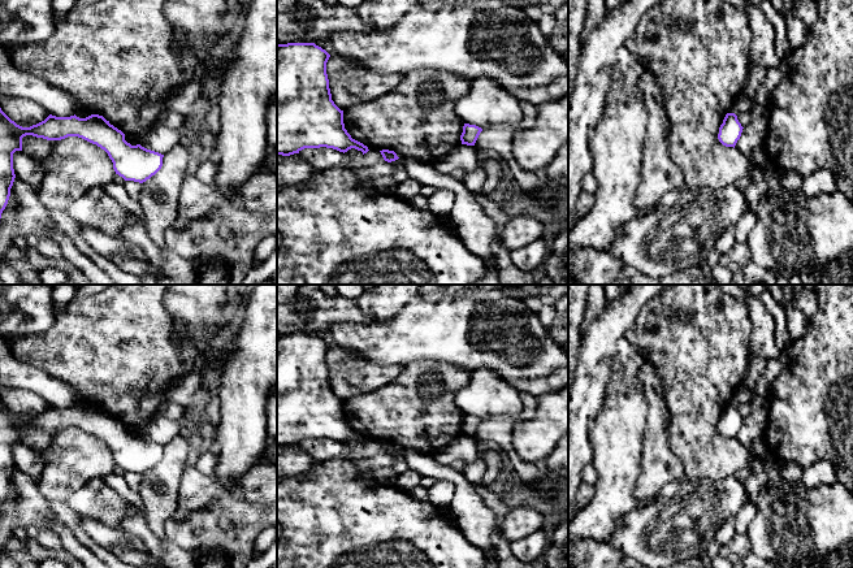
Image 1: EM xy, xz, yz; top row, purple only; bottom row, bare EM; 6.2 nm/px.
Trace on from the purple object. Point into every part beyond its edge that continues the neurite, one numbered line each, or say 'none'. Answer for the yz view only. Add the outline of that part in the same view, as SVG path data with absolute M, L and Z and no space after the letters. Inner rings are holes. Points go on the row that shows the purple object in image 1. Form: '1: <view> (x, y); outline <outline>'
none

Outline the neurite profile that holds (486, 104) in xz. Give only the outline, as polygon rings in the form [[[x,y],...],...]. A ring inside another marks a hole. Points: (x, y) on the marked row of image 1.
[[[486,77],[471,82],[468,92],[456,101],[455,112],[464,123],[482,130],[498,125],[518,126],[523,120],[520,101]]]

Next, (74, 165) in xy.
[[[78,136],[59,140],[46,159],[35,161],[46,172],[36,194],[48,211],[66,211],[90,188],[104,187],[116,175],[108,153]]]

